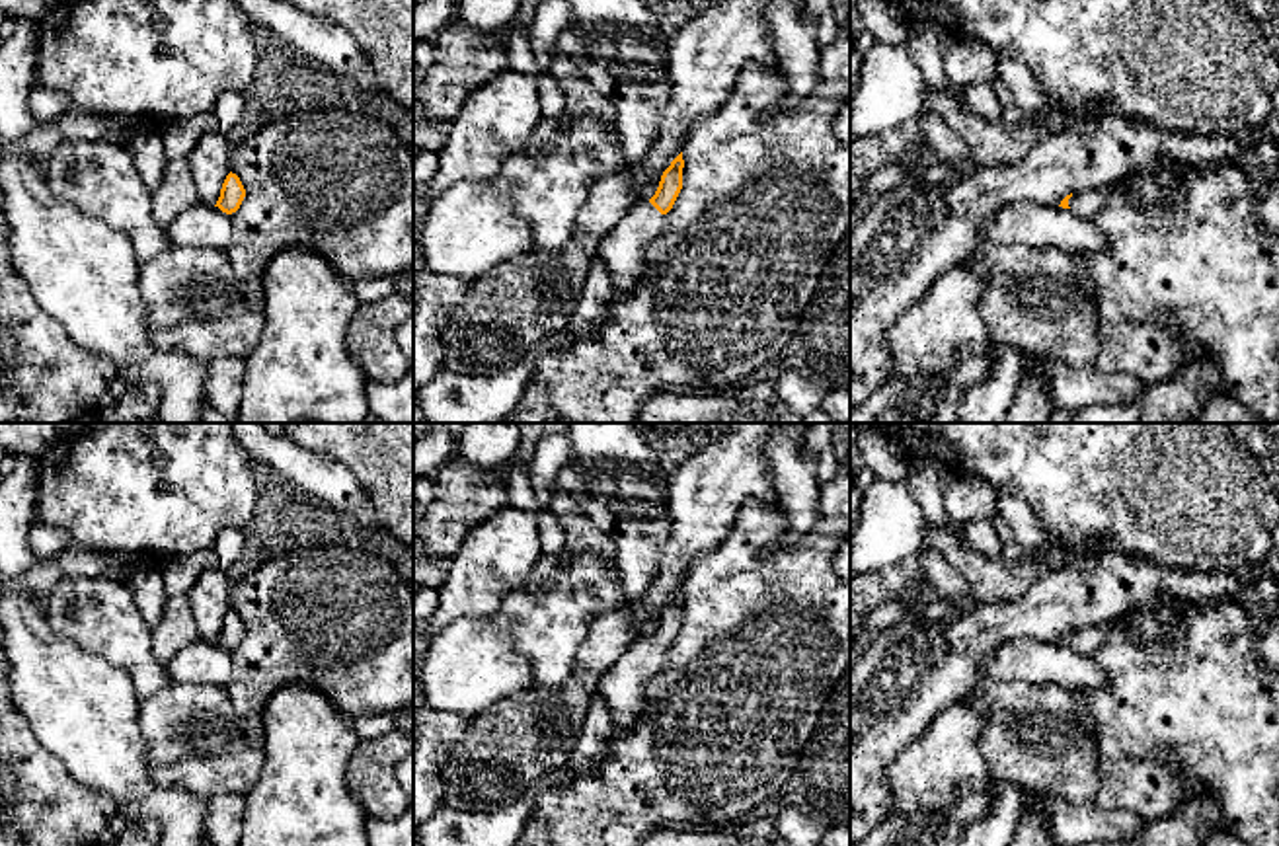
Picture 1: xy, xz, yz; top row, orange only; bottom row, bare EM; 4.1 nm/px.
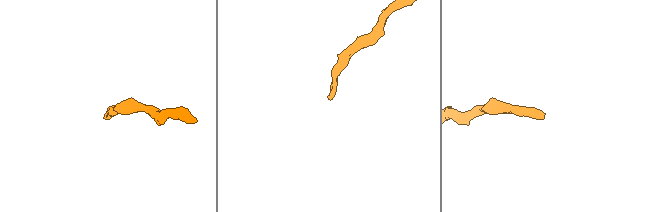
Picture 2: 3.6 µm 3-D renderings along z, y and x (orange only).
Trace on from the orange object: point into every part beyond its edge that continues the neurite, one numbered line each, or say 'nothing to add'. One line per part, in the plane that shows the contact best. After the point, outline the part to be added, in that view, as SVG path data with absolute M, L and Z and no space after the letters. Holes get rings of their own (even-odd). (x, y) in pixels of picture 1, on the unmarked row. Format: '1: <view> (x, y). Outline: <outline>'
1: xz (622, 687). Outline: M649 637L630 647L599 680L597 692L612 713L614 731L628 729L643 711L643 696L661 669L665 651Z

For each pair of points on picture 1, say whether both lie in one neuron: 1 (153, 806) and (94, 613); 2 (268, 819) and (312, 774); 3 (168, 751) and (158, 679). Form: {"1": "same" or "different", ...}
{"1": "different", "2": "same", "3": "different"}

